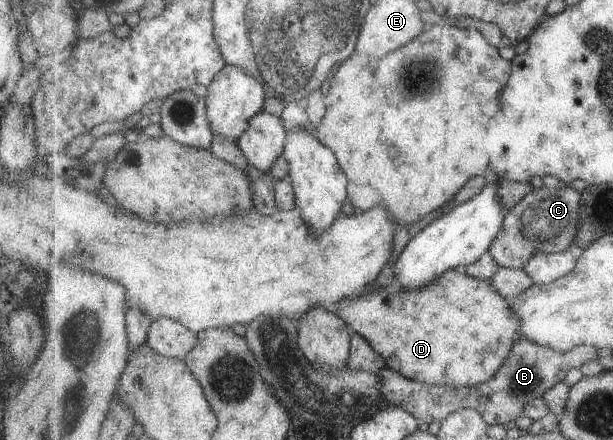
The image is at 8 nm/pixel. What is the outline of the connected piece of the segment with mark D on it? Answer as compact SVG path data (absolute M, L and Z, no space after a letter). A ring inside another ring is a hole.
M458 270L446 271L436 283L430 283L416 292L400 290L385 295L367 290L364 296L352 297L338 316L350 325L353 332L370 341L385 357L388 367L429 385L473 387L485 383L502 368L518 338L521 338L522 319L513 311L507 298L494 288L491 281L468 273L460 274Z

